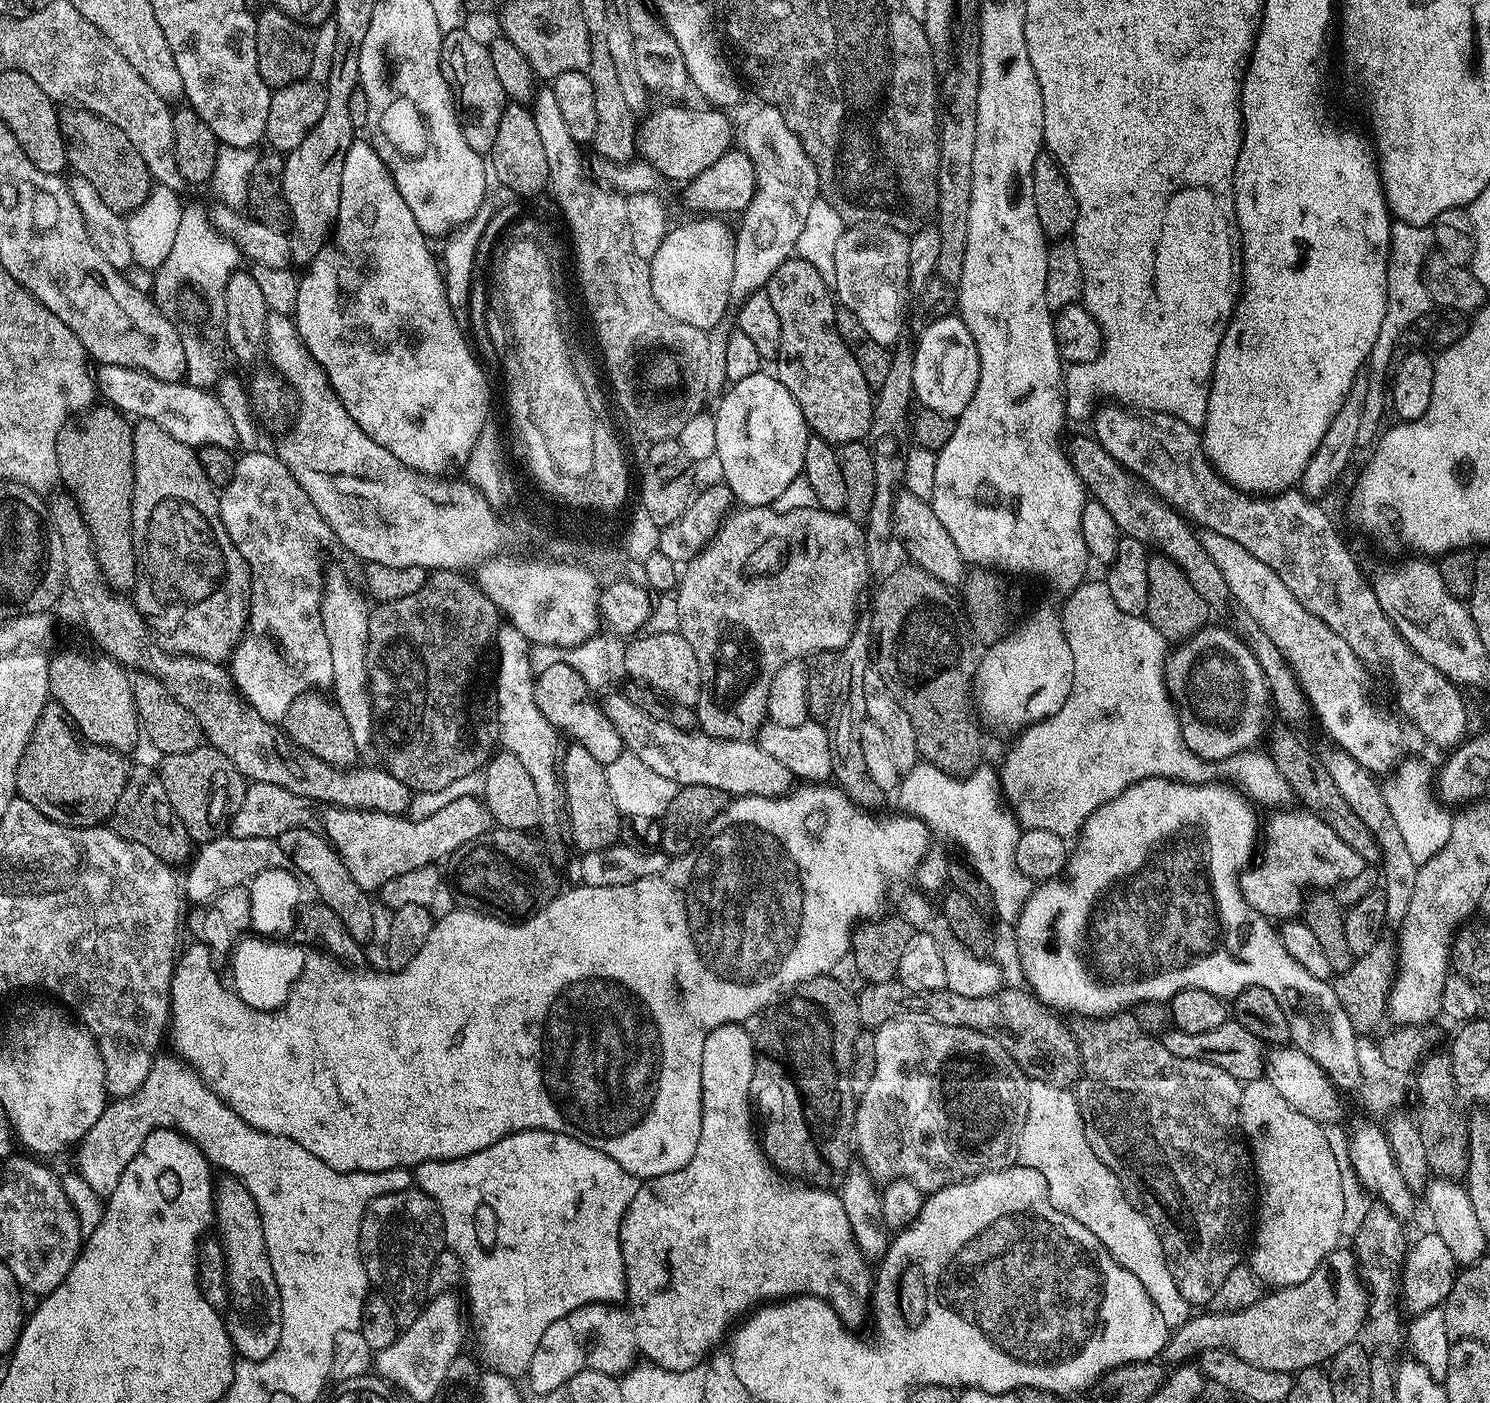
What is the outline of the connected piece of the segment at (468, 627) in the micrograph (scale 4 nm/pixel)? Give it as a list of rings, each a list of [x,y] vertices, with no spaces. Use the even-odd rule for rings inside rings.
[[[456,570],[433,571],[422,590],[375,607],[368,614],[366,646],[374,748],[380,751],[387,772],[413,793],[440,792],[466,779],[471,772],[479,773],[500,739],[494,656],[490,649],[501,617],[479,583]]]

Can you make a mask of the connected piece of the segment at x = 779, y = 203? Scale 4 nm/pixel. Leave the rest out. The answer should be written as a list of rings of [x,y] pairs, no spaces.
[[[760,106],[760,109],[744,124],[744,144],[742,150],[754,162],[756,174],[756,194],[751,206],[742,213],[744,226],[735,233],[734,274],[733,284],[730,286],[730,296],[733,301],[745,300],[751,292],[767,289],[768,279],[796,252],[796,243],[802,234],[802,226],[806,226],[806,218],[810,206],[820,196],[820,179],[814,162],[806,154],[798,134],[786,126],[786,118],[777,108]]]

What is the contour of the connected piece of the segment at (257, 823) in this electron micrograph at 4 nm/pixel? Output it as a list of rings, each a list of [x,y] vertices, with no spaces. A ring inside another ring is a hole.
[[[252,782],[244,789],[242,806],[232,814],[230,834],[234,838],[275,840],[286,834],[286,830],[310,830],[310,834],[318,834],[336,849],[338,858],[342,858],[346,870],[350,870],[350,878],[372,894],[386,886],[390,878],[398,878],[398,874],[410,874],[410,870],[427,864],[447,861],[453,852],[477,843],[494,827],[483,799],[476,797],[475,800],[472,796],[456,796],[421,820],[404,819],[408,818],[385,812],[365,812],[362,808],[338,808],[290,794],[290,790],[282,790],[282,786]]]

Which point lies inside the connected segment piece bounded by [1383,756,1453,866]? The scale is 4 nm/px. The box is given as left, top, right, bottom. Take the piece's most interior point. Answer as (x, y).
(1426, 830)

